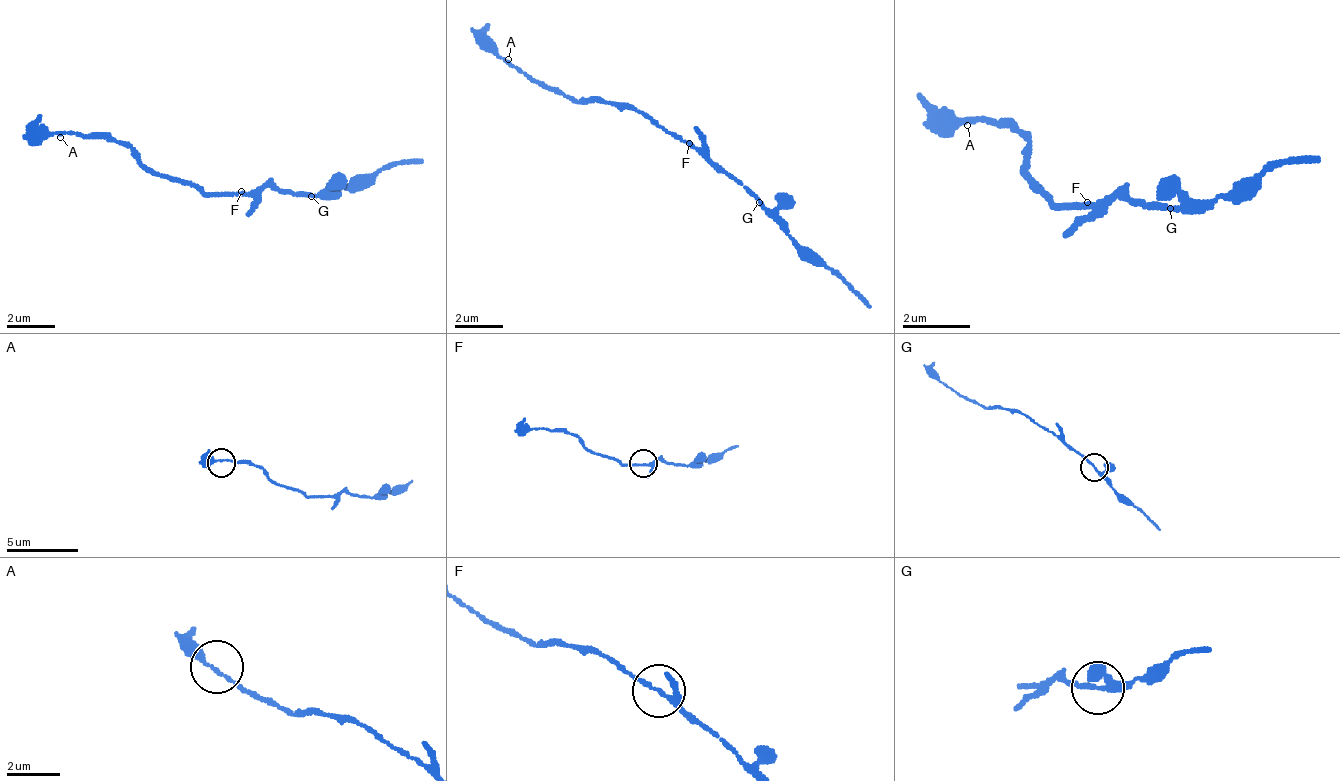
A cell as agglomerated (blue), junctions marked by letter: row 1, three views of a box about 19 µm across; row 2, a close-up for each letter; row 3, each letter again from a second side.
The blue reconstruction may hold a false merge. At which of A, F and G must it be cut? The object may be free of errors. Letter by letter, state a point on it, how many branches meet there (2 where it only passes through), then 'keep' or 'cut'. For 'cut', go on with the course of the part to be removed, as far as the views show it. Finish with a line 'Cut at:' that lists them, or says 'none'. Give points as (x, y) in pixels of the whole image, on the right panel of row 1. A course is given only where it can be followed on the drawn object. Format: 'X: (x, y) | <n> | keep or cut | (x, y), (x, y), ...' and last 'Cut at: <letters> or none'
A: (967, 125) | 2 | keep
F: (1087, 202) | 3 | keep
G: (1170, 208) | 3 | keep
Cut at: none

